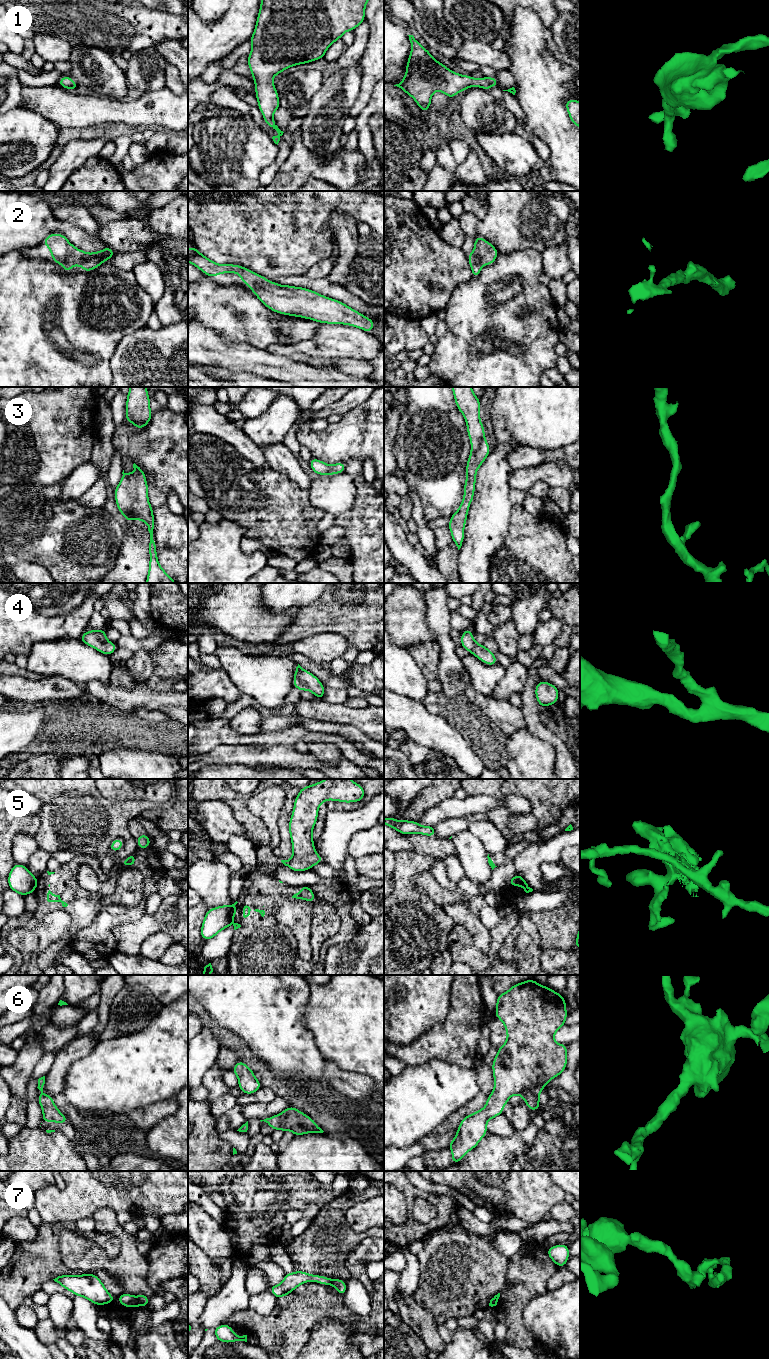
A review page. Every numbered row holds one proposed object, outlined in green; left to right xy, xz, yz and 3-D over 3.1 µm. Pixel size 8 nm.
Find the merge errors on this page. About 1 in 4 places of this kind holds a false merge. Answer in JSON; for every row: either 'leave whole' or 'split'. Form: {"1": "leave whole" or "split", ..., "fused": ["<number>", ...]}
{"1": "leave whole", "2": "leave whole", "3": "leave whole", "4": "leave whole", "5": "split", "6": "leave whole", "7": "split", "fused": ["5", "7"]}

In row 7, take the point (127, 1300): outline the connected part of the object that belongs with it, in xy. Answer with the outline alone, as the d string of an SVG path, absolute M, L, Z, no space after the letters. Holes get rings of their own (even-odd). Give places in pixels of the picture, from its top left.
M122 1293L118 1297L118 1302L122 1304L123 1306L125 1306L126 1308L134 1308L138 1306L137 1298L128 1293Z

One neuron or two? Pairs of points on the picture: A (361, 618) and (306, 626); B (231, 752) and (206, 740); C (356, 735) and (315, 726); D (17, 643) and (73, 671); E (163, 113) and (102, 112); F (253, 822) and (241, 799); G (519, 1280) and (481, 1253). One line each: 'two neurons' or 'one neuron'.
A: one neuron
B: two neurons
C: one neuron
D: two neurons
E: one neuron
F: one neuron
G: two neurons

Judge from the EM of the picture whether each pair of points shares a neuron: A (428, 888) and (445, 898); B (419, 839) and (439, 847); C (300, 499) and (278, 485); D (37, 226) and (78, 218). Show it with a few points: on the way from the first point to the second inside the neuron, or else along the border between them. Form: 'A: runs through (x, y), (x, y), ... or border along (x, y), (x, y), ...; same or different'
A: runs through (432, 888), (441, 896); same
B: runs through (424, 844), (434, 847); same
C: runs through (295, 499), (292, 499), (283, 490); same
D: border along (52, 207), (57, 217), (76, 223), (86, 232); different

